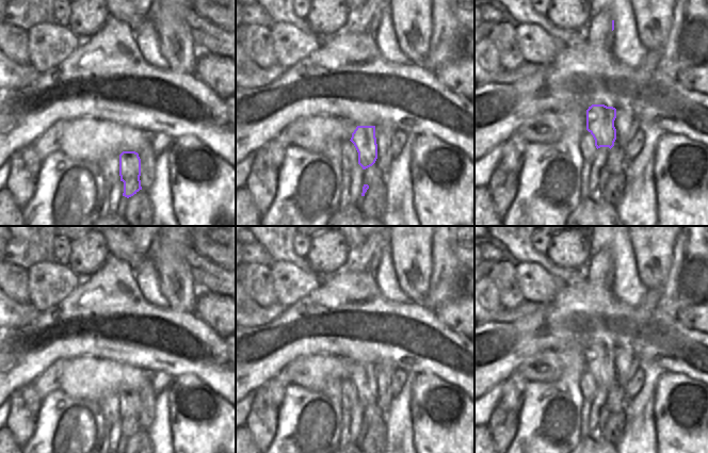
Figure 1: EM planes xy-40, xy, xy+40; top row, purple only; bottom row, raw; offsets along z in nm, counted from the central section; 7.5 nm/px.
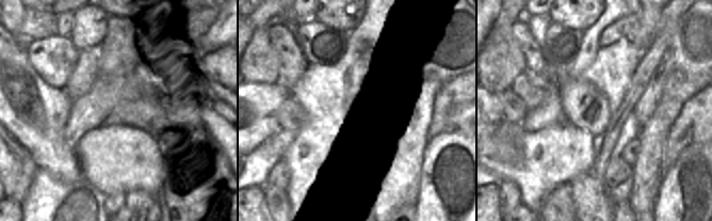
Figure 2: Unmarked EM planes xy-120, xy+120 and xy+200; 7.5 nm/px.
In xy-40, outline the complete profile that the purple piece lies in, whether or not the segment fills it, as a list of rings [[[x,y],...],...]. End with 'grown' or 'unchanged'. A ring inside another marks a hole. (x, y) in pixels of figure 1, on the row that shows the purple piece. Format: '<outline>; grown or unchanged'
[[[123,151],[119,155],[119,176],[124,182],[123,196],[129,198],[136,194],[141,187],[141,159],[135,151]]]; unchanged

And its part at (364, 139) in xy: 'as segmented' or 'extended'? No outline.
as segmented

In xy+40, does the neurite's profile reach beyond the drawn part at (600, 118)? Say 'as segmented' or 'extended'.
as segmented

